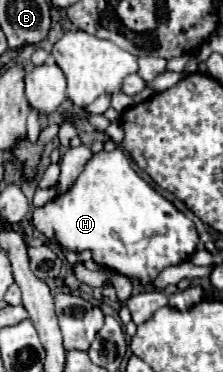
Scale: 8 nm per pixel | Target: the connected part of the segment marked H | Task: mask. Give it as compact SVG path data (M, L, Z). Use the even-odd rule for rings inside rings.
M116 148L112 152L98 152L94 154L88 164L84 166L82 174L74 182L74 186L66 192L56 196L52 202L48 202L44 208L34 210L32 224L48 238L62 244L66 250L72 250L76 254L90 250L94 262L110 268L112 272L118 272L126 278L138 278L140 284L150 284L164 268L176 266L180 262L186 262L196 246L198 246L198 234L194 228L194 222L178 212L172 202L162 198L154 188L150 188L130 166L130 158L122 148Z

